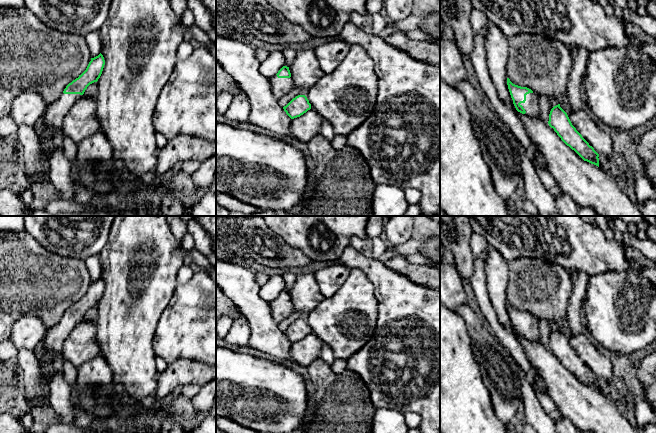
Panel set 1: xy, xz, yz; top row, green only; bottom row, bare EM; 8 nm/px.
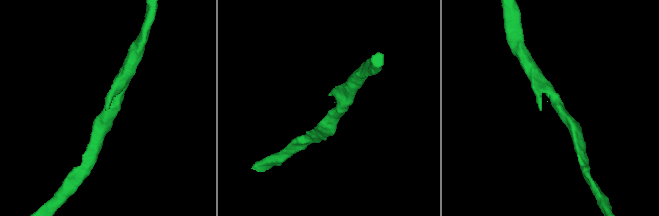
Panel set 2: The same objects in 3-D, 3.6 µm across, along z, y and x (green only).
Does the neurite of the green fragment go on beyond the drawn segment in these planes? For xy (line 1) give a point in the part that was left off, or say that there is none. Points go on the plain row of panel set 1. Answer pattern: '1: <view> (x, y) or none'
1: xy (49, 352)

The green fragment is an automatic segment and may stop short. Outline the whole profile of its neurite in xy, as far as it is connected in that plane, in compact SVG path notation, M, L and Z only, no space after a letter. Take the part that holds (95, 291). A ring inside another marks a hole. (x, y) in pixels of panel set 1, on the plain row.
M101 277L91 282L86 294L66 310L57 324L48 328L39 348L36 350L41 361L42 371L48 382L55 373L60 373L62 370L64 341L73 328L82 321L87 311L98 305L104 289L105 284Z

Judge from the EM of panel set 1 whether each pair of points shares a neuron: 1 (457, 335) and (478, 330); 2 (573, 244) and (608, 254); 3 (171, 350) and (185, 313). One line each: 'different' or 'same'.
1: different
2: same
3: same

